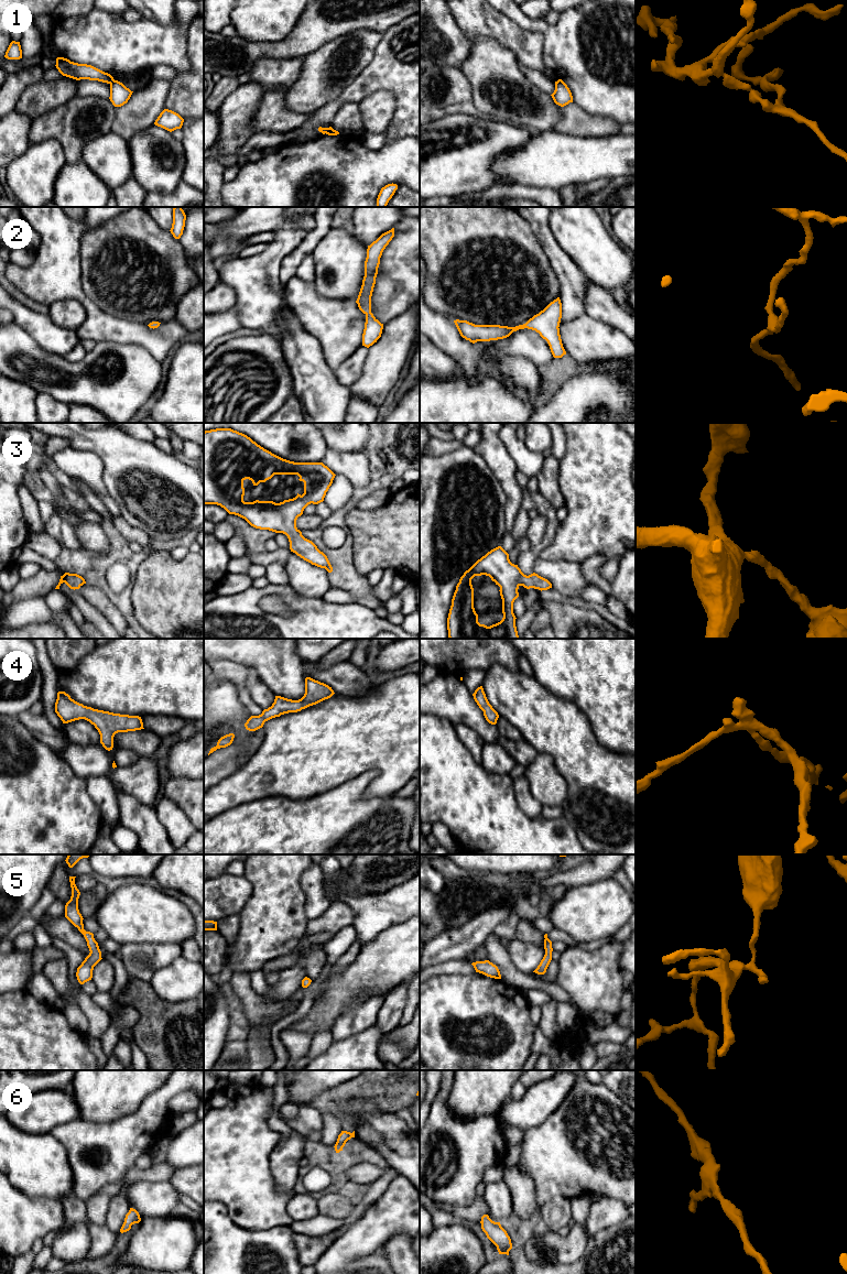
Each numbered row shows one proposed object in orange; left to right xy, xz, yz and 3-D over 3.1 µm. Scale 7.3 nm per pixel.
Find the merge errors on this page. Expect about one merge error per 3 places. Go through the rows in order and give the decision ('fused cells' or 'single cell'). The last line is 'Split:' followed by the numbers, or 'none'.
1: fused cells
2: single cell
3: single cell
4: single cell
5: single cell
6: single cell
Split: 1

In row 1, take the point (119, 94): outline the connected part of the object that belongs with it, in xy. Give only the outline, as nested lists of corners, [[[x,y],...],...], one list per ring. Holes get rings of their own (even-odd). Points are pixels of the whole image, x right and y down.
[[[112,80],[110,83],[110,101],[115,107],[121,107],[128,102],[133,91],[127,88],[122,83]]]

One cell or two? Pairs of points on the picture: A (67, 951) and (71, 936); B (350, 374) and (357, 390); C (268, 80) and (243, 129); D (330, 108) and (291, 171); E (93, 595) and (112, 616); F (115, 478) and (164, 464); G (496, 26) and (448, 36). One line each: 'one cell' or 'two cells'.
A: two cells
B: two cells
C: one cell
D: two cells
E: one cell
F: one cell
G: one cell

